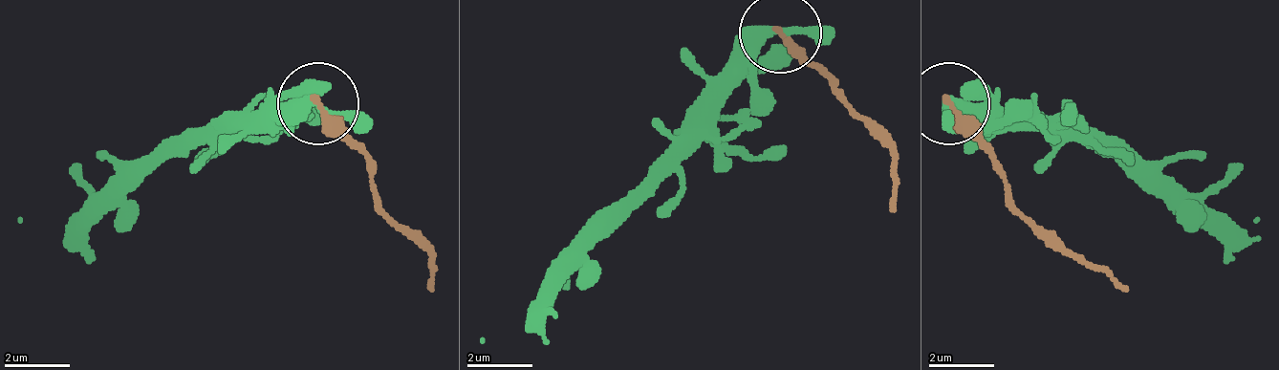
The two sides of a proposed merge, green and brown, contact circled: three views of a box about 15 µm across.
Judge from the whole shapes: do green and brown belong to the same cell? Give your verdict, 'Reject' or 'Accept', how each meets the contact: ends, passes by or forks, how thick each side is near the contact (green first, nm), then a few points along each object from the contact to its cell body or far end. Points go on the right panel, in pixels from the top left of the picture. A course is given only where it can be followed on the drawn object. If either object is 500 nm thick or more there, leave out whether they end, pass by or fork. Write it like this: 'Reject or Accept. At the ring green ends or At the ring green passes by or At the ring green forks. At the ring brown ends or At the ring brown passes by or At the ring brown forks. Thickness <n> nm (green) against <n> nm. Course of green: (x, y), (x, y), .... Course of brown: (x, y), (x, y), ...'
Reject. At the ring green passes by. At the ring brown ends. Thickness 360 nm (green) against 280 nm. Course of green: (946, 105), (1085, 121), (1159, 187), (1240, 228), (1256, 220). Course of brown: (946, 105), (995, 163), (1011, 204), (1076, 261), (1126, 293)

